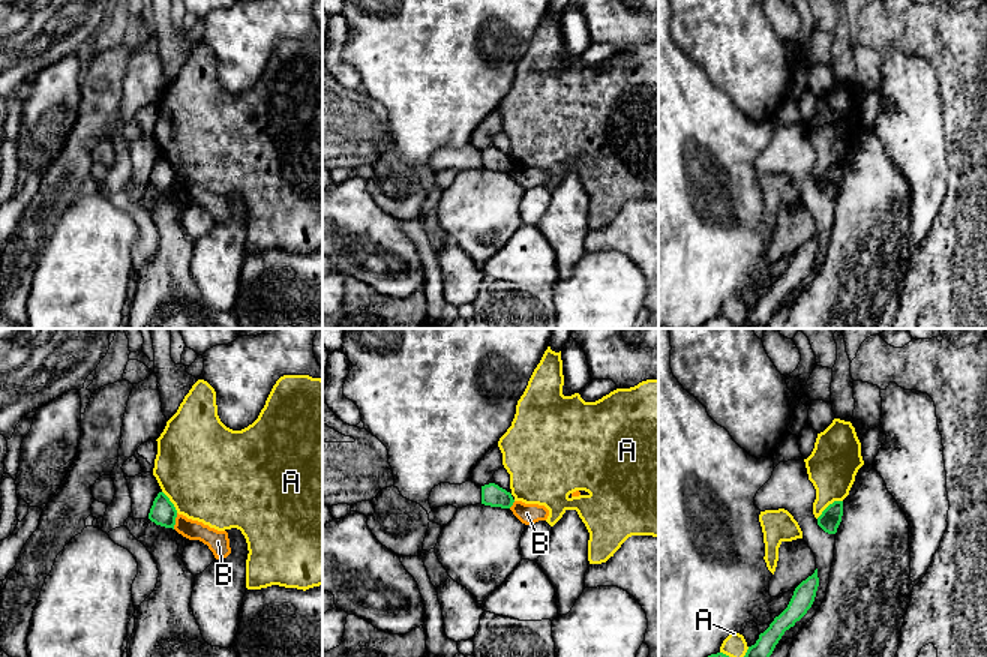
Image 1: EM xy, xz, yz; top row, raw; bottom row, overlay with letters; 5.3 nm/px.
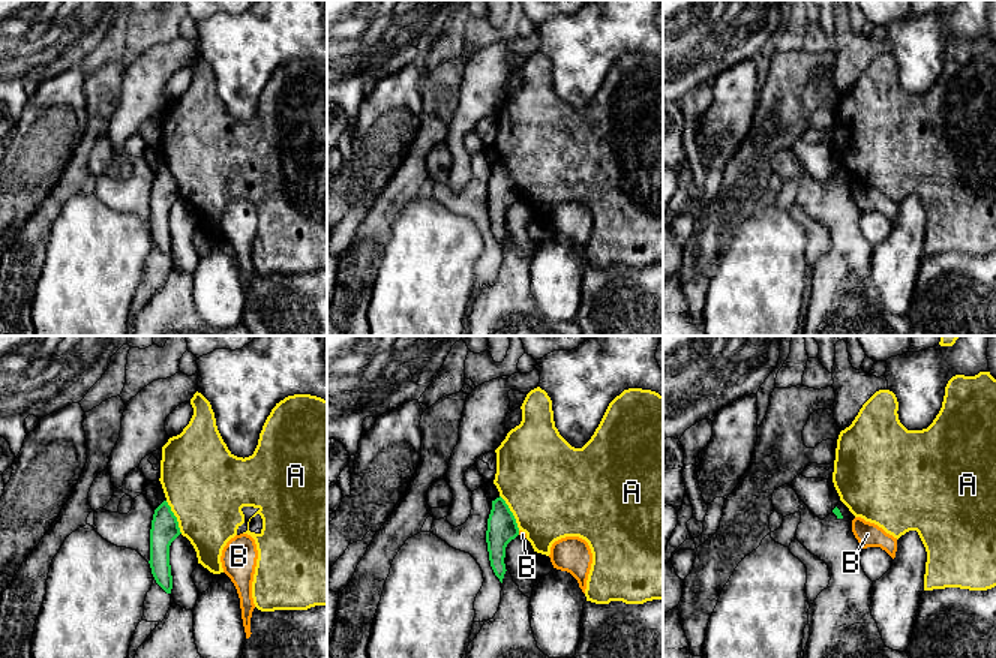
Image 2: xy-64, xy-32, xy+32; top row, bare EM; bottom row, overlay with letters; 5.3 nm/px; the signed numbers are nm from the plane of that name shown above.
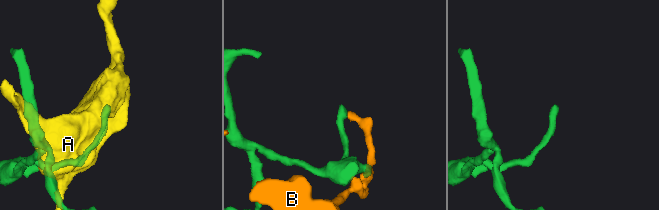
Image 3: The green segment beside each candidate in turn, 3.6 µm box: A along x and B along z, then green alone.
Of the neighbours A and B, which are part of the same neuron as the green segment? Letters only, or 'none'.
none

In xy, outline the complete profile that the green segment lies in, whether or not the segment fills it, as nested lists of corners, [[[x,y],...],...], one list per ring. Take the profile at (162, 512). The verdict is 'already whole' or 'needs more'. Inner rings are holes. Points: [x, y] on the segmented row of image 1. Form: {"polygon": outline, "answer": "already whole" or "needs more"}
{"polygon": [[[159,492],[150,508],[148,519],[156,525],[174,530],[176,518],[177,510],[174,504],[164,492]]], "answer": "already whole"}

